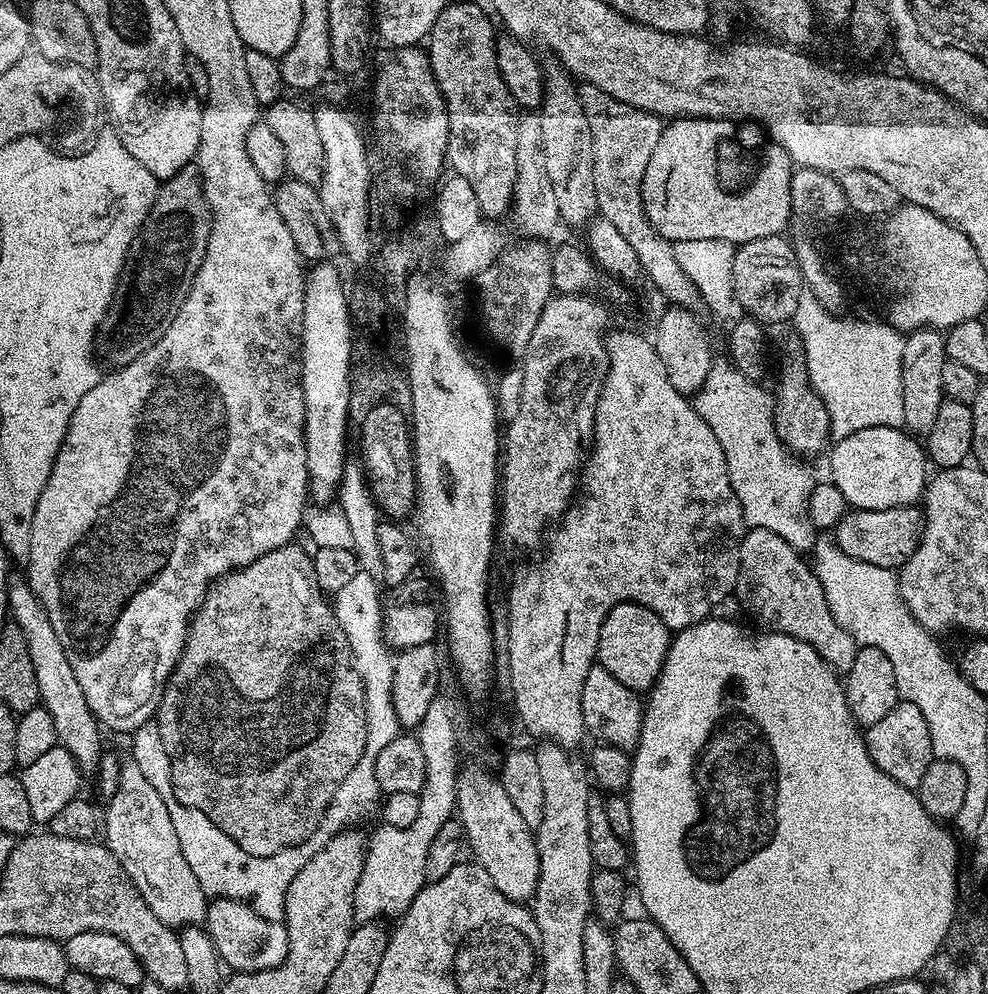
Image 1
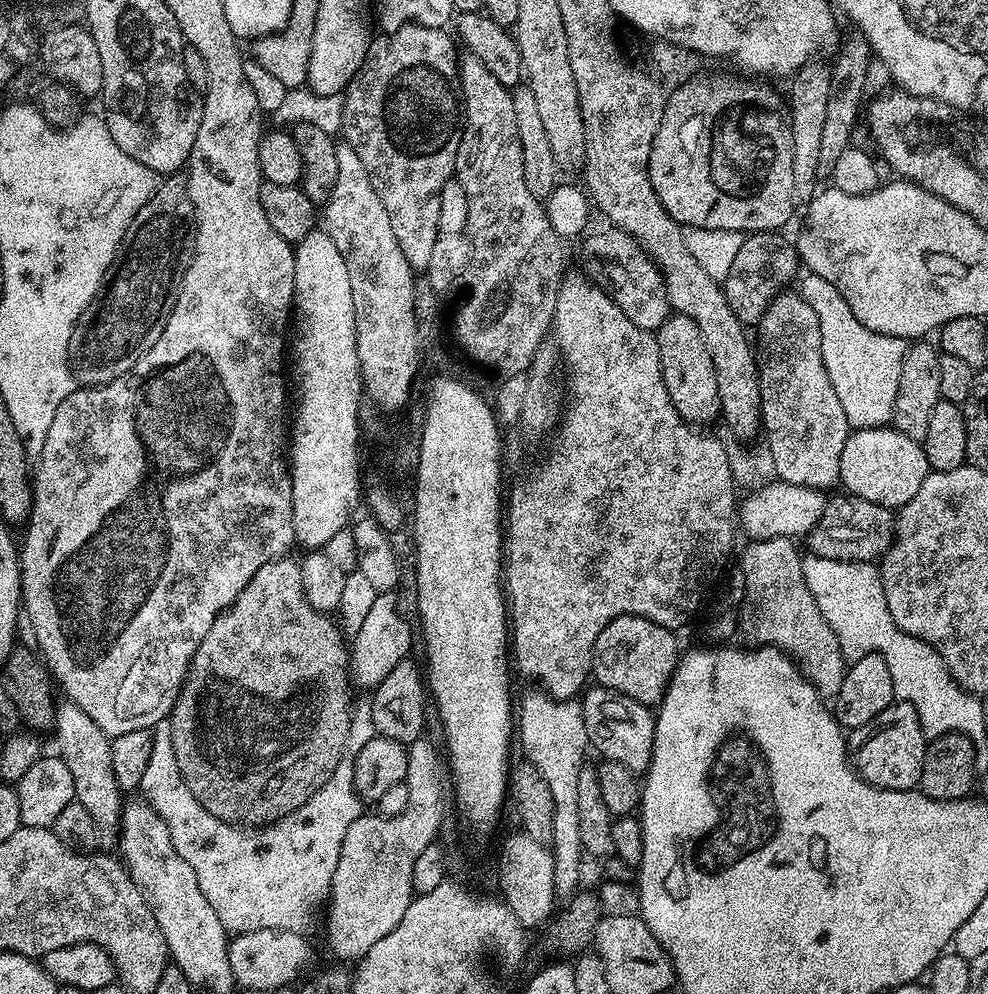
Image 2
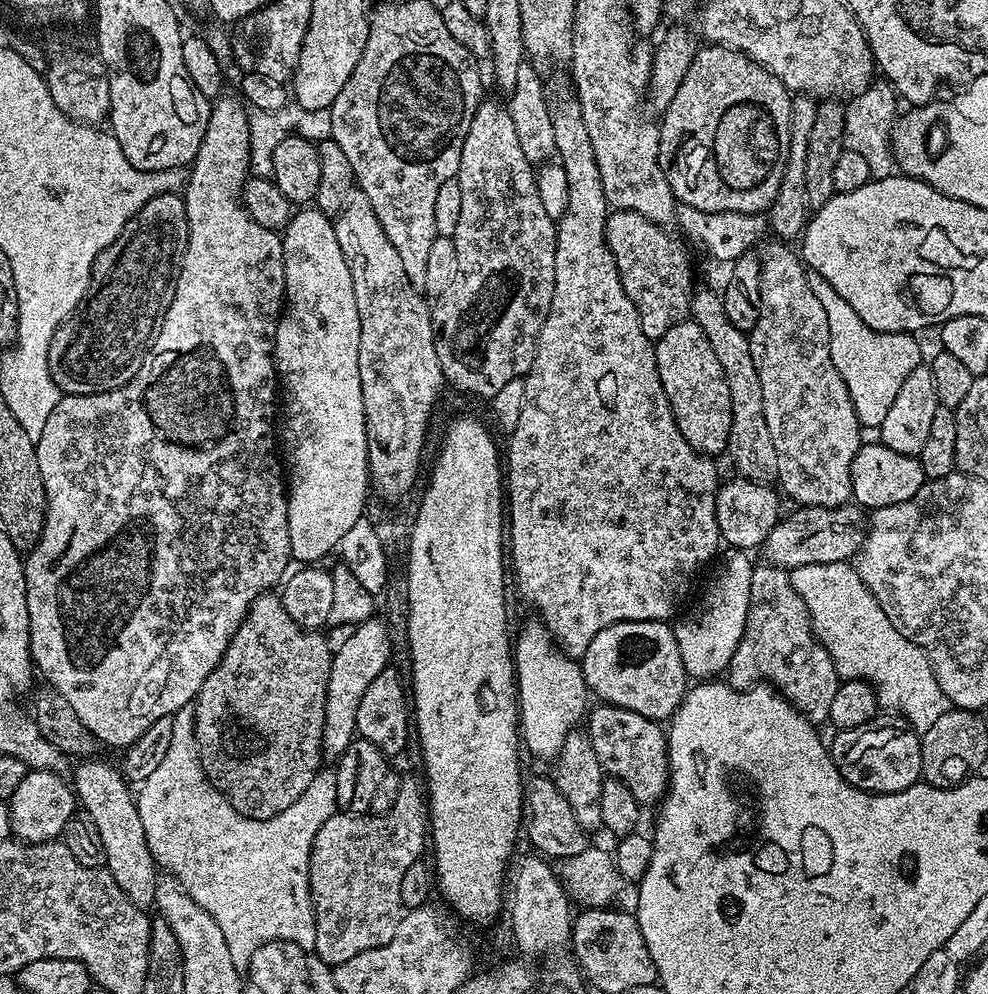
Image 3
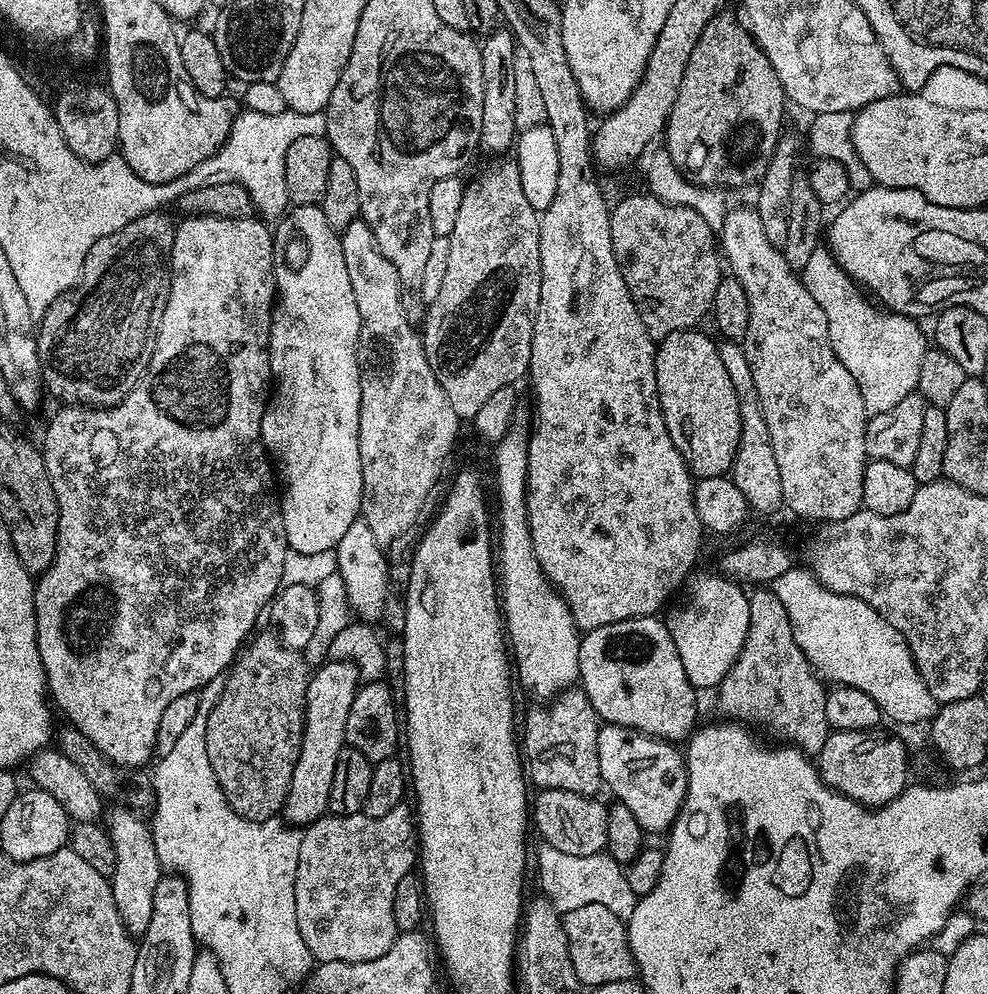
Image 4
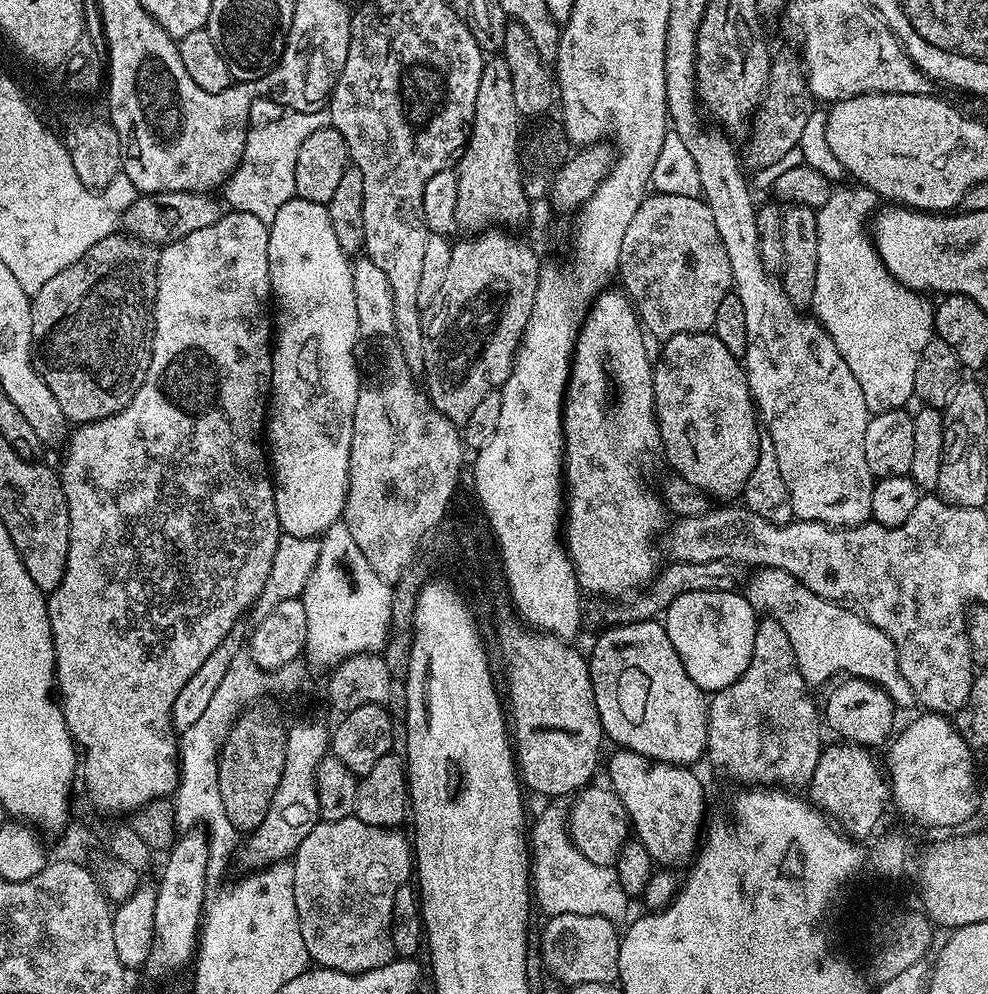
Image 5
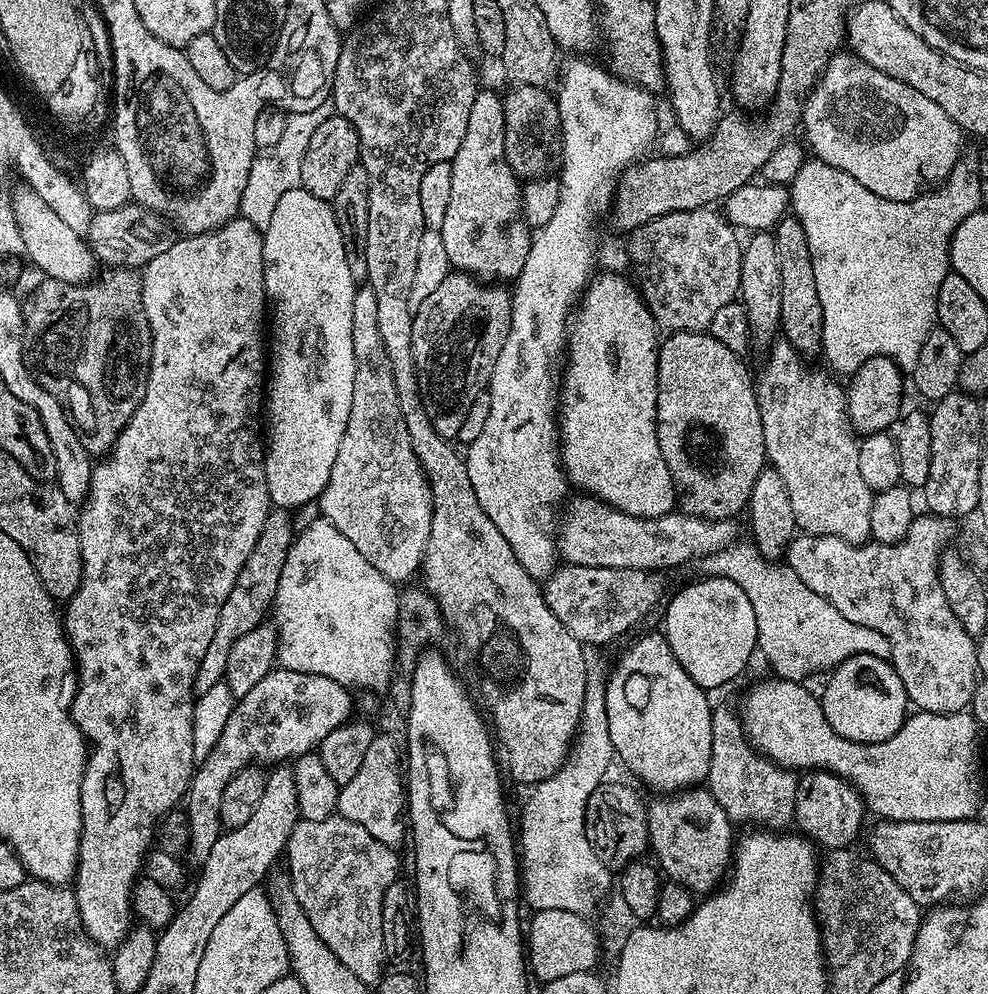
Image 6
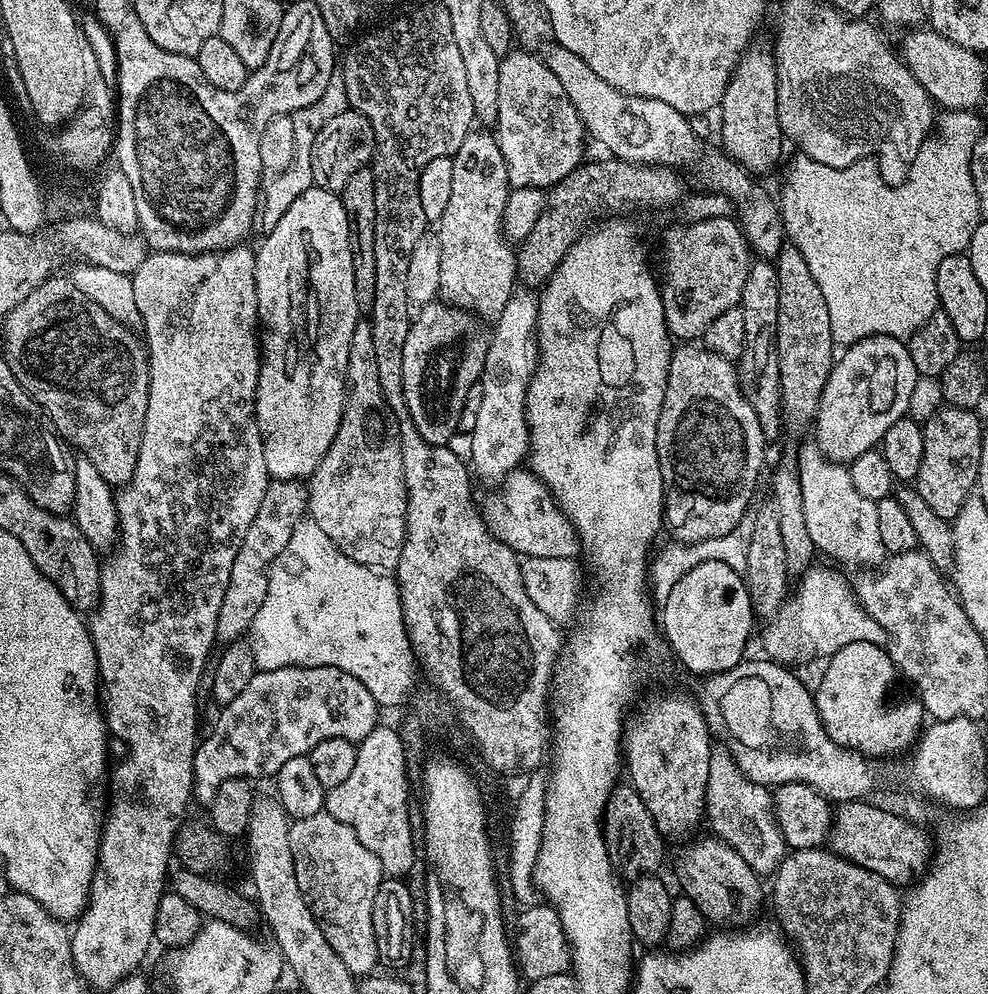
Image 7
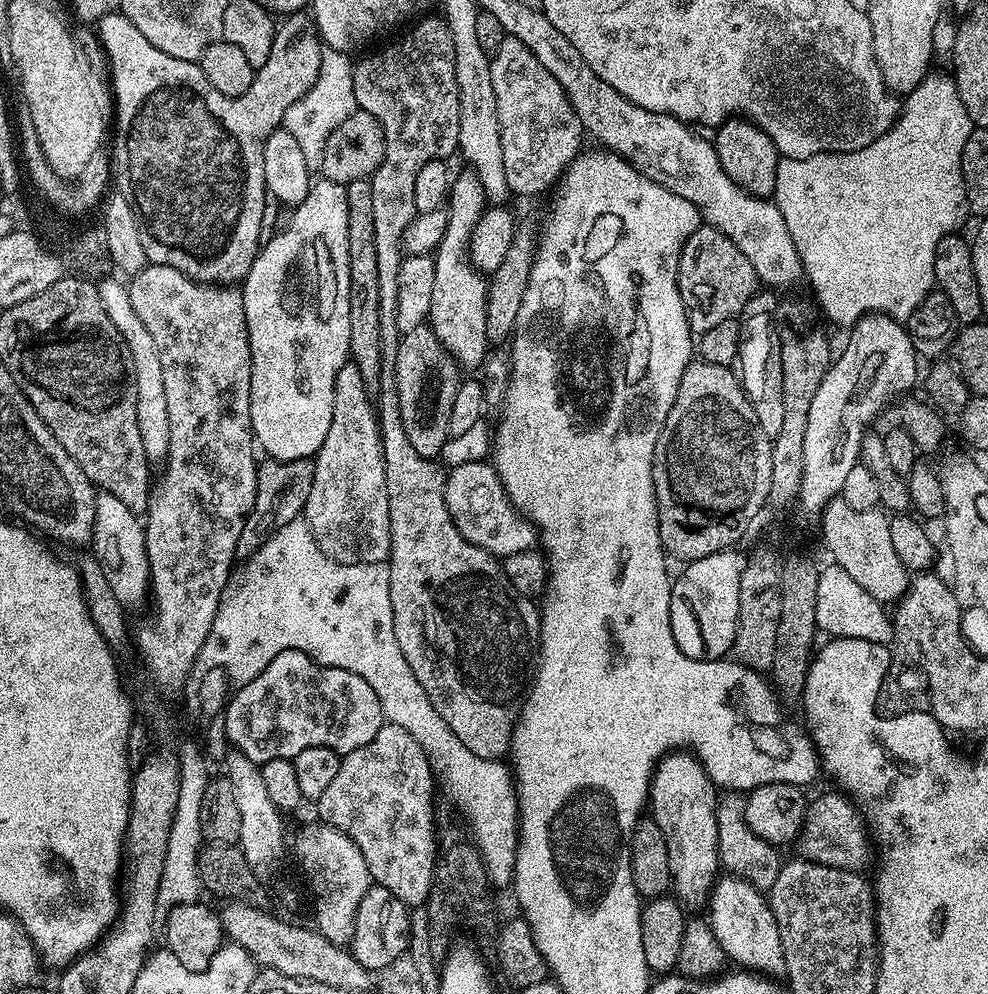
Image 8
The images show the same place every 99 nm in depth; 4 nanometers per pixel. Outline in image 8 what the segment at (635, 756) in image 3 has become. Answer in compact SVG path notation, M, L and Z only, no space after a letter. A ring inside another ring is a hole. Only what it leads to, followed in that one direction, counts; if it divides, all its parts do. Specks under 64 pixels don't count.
M724 874L712 886L712 895L706 905L706 919L712 927L714 938L722 942L722 950L733 965L769 978L780 978L786 970L786 954L782 946L782 934L778 934L778 922L772 913L769 897L759 892L741 876Z

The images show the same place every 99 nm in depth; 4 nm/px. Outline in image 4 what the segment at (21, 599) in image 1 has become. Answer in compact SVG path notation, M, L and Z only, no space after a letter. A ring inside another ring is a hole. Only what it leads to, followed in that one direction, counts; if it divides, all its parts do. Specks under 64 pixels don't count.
M116 807L109 814L108 821L106 821L108 837L116 848L114 874L110 877L112 893L114 894L114 906L118 906L118 918L122 918L122 926L126 926L126 930L134 938L139 938L143 936L146 926L150 926L150 917L154 910L154 890L160 881L162 869L158 862L158 850L154 850L154 838L152 837L149 821L128 808Z

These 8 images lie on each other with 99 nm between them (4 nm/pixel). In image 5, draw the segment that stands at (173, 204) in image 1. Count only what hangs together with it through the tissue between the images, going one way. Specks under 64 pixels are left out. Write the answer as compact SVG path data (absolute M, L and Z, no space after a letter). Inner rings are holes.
M113 234L102 238L78 262L74 262L66 270L54 274L42 290L38 290L31 297L32 302L32 361L46 386L50 386L54 398L58 398L58 406L62 406L62 414L73 425L89 424L107 416L118 414L134 398L134 394L142 386L152 361L152 311L156 305L156 291L158 290L158 258L160 257L157 245L145 244L136 236L127 234Z

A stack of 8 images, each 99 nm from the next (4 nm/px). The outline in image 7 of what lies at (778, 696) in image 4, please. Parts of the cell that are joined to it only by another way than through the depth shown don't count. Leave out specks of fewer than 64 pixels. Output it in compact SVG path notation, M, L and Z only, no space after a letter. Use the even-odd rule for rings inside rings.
M713 747L710 754L710 778L706 782L704 807L707 823L712 823L711 831L726 841L731 848L738 850L738 854L742 854L742 858L746 861L746 866L750 866L750 870L754 870L761 878L771 877L775 873L790 849L784 841L784 835L776 821L773 793L770 791L769 785L754 782L737 766L736 759L732 757L732 753L728 751L727 747Z

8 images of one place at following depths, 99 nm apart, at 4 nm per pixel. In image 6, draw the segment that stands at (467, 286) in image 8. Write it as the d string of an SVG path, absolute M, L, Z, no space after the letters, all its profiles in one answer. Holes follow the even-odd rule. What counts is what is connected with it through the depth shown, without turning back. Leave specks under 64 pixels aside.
M484 87L477 91L474 103L470 105L470 122L466 122L466 135L462 138L462 146L458 146L458 154L454 154L450 163L450 203L440 233L452 268L457 272L466 272L481 282L515 281L516 277L522 274L522 266L526 266L526 254L530 254L534 232L524 218L521 177L517 176L506 158L504 97L499 91L491 92Z

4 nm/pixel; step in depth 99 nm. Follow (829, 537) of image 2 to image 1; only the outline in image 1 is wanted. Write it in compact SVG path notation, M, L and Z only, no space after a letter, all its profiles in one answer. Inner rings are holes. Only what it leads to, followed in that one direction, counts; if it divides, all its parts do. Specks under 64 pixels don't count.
M907 504L890 510L849 510L834 529L836 545L843 552L870 565L898 570L914 550L918 550L920 536L924 532L924 513L919 507Z

